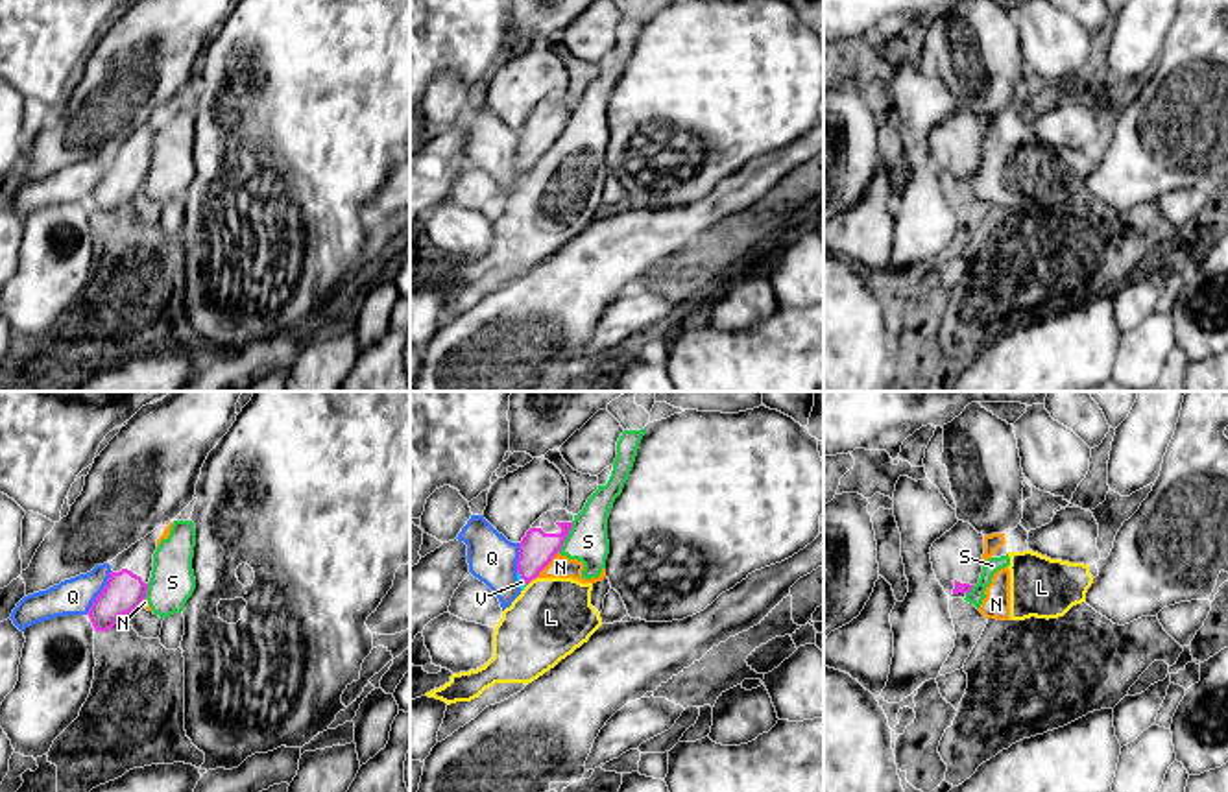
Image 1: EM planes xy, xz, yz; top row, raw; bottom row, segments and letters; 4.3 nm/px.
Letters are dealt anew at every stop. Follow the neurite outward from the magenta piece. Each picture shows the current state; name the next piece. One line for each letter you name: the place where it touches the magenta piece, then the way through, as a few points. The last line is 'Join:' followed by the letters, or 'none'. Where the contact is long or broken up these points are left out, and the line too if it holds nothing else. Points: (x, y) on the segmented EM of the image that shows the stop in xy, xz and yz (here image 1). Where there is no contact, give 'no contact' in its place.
V: meets magenta in xz at (521, 576); runs through xz (536, 551), (521, 576), (521, 582)
Join: V

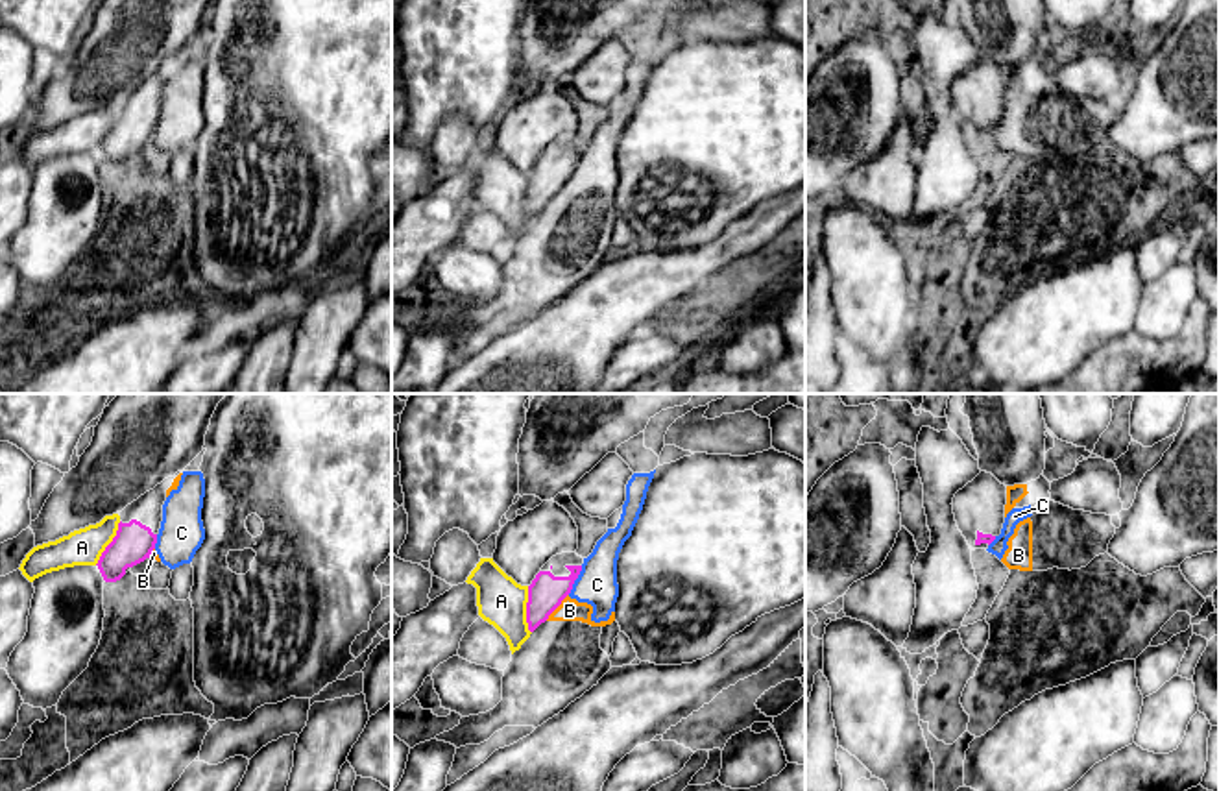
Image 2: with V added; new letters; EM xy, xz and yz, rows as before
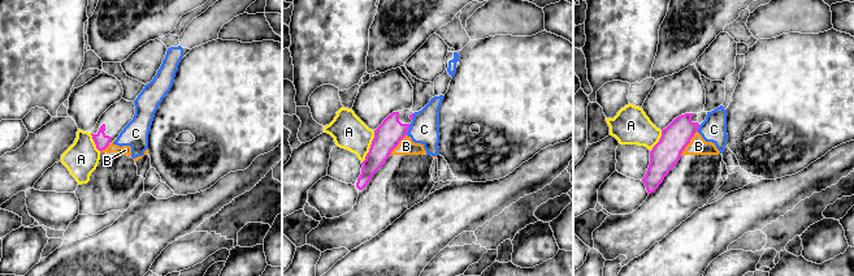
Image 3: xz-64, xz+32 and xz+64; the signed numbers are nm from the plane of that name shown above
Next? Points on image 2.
Join: none

